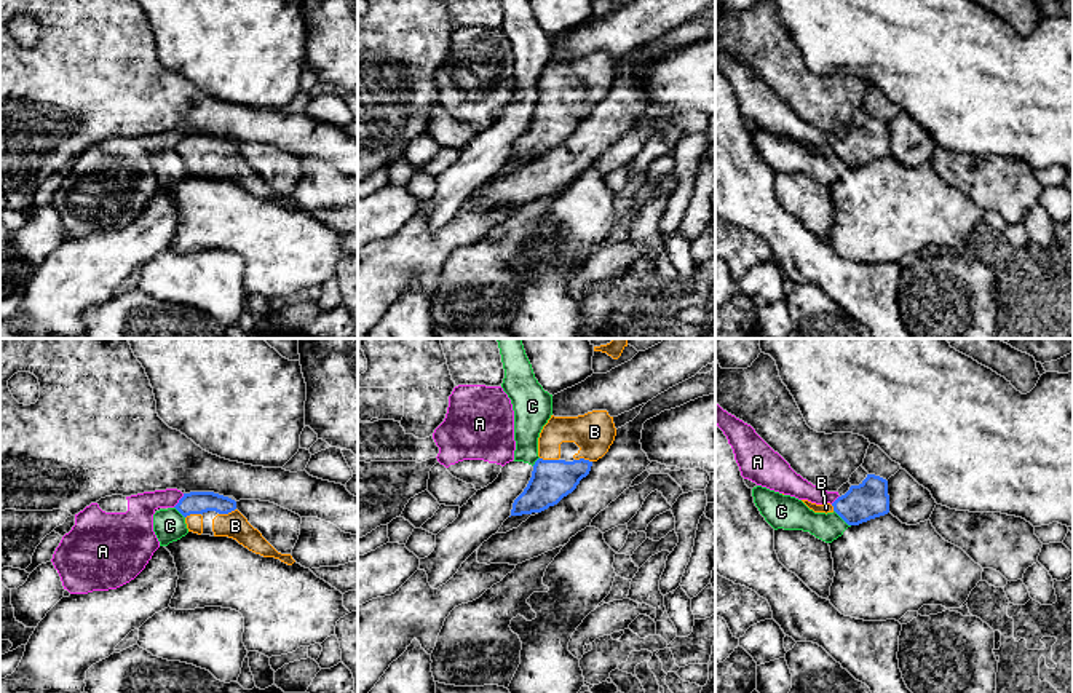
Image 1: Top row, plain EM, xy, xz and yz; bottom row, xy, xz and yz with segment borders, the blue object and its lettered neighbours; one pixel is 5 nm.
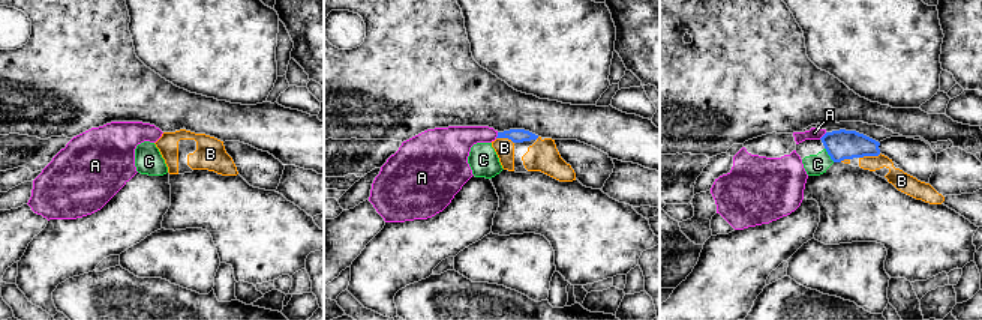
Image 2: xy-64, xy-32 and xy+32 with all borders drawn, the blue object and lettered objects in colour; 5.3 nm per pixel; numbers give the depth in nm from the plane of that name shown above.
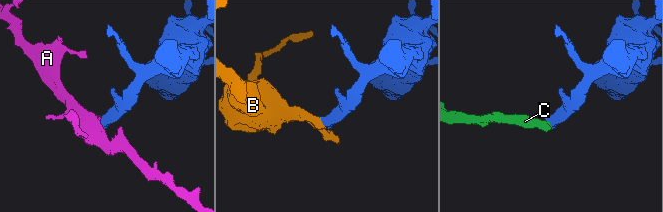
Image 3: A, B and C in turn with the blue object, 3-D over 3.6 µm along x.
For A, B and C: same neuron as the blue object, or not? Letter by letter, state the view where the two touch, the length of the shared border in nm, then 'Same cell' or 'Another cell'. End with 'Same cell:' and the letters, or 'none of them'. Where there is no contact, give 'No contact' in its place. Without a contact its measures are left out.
A: Touches blue in xy. Shared border 90 nm. Another cell
B: Touches blue in xz. Shared border 100 nm. Same cell
C: Touches blue in yz. Shared border 120 nm. Another cell
Same cell: B

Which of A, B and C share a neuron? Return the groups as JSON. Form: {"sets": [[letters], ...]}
{"sets": [["A"], ["B"], ["C"]]}

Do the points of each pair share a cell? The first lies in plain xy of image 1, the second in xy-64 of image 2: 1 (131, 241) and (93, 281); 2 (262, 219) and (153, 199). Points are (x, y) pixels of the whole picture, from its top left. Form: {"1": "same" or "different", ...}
{"1": "different", "2": "different"}

